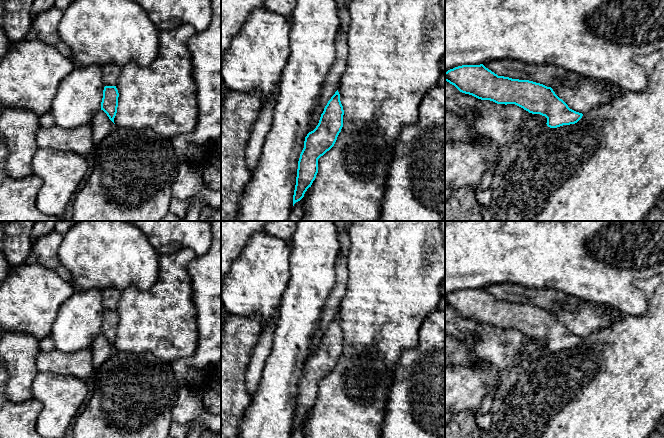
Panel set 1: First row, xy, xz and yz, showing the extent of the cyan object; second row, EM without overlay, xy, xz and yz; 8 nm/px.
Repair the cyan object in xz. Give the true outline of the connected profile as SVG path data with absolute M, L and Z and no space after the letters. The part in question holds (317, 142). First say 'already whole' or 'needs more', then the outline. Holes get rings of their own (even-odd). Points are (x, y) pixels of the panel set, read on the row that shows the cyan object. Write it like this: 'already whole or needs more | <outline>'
already whole | M338 90L328 101L316 128L305 137L304 148L298 161L293 206L311 187L318 173L318 159L335 144L343 127L344 110Z

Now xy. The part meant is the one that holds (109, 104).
already whole | M116 86L104 87L101 110L103 110L107 114L107 116L113 123L117 113L118 97L119 93Z

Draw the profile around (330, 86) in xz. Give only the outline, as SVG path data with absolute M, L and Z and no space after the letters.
M338 7L339 29L335 37L335 60L322 85L320 99L310 122L310 130L313 131L319 123L321 114L331 97L335 94L339 87L339 81L347 65L348 45L347 32L350 25L349 10L344 7Z

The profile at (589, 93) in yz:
M582 77L575 87L557 85L551 88L570 109L582 114L620 96L624 92L615 84L593 80L588 77Z

